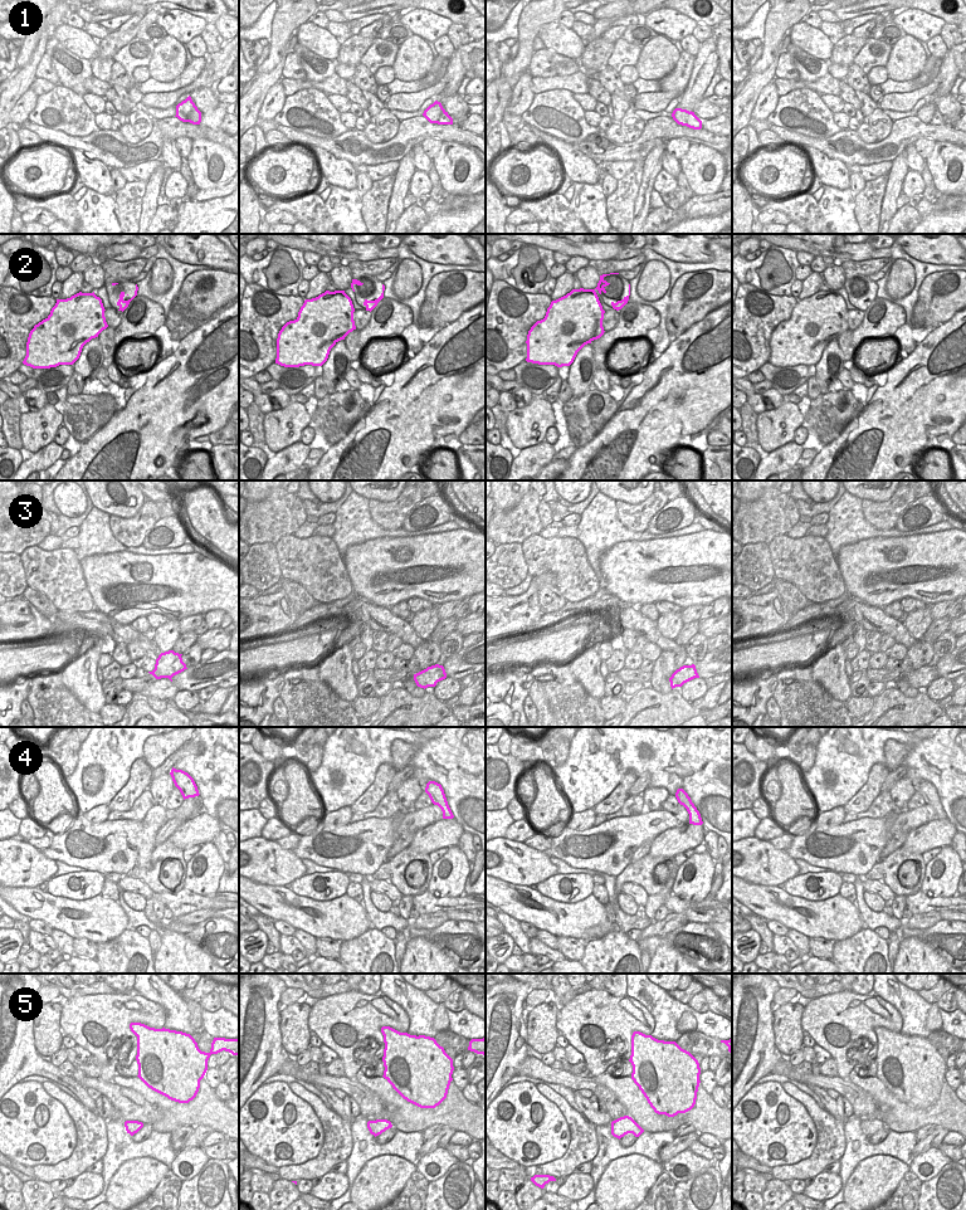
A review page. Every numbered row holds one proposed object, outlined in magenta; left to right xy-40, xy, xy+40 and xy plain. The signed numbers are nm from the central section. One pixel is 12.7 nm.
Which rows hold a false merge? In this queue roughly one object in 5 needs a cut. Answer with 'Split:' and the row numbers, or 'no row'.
Split: 2, 3

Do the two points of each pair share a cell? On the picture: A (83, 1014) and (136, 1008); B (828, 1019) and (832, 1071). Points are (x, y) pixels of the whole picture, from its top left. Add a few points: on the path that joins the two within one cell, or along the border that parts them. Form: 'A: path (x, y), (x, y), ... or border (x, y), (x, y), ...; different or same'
A: path (96, 1014), (111, 1014), (123, 1009); same
B: border (832, 1057), (838, 1074); different

